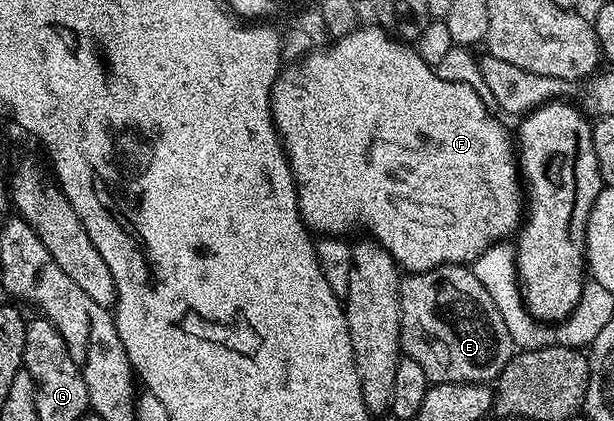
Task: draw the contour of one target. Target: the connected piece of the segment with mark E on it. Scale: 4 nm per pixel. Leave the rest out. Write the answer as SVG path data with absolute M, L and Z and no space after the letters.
M441 265L425 273L409 273L401 281L401 347L404 356L415 359L431 383L475 383L484 385L496 382L503 367L515 352L507 323L495 307L495 299L487 295L487 287L479 283L472 268L463 265Z

